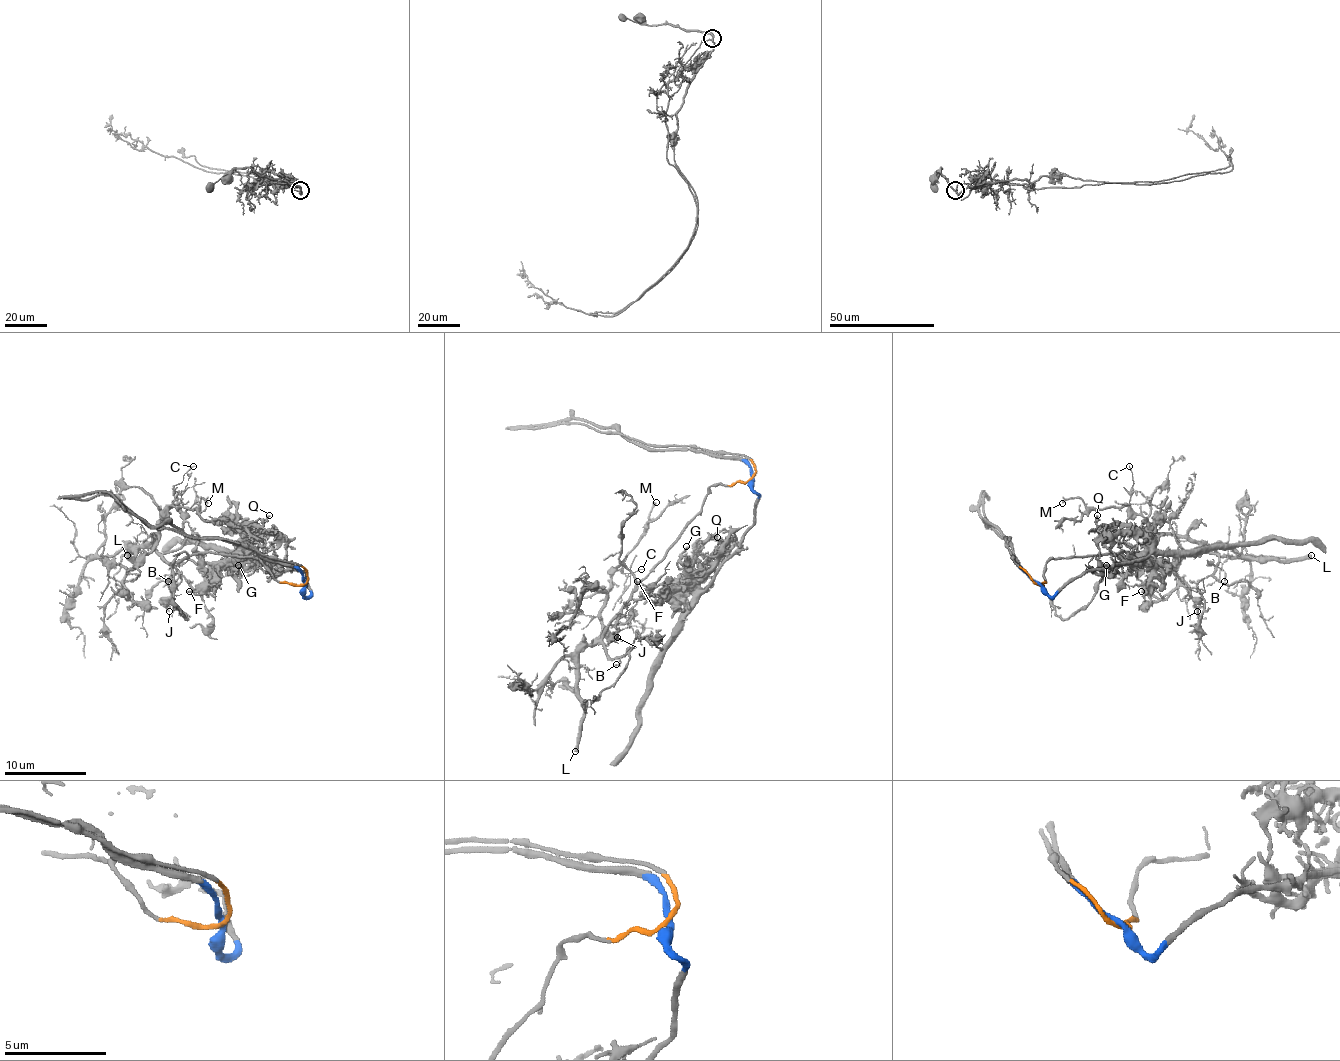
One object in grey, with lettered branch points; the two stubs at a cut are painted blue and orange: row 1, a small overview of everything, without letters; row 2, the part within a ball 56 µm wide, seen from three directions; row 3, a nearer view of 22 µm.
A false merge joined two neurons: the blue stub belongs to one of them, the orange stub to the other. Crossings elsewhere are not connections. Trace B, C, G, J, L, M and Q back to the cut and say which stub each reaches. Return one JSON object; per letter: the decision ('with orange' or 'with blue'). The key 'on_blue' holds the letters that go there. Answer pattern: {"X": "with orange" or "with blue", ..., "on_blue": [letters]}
{"B": "with orange", "C": "with orange", "G": "with blue", "J": "with orange", "L": "with orange", "M": "with orange", "Q": "with blue", "on_blue": ["G", "Q"]}

